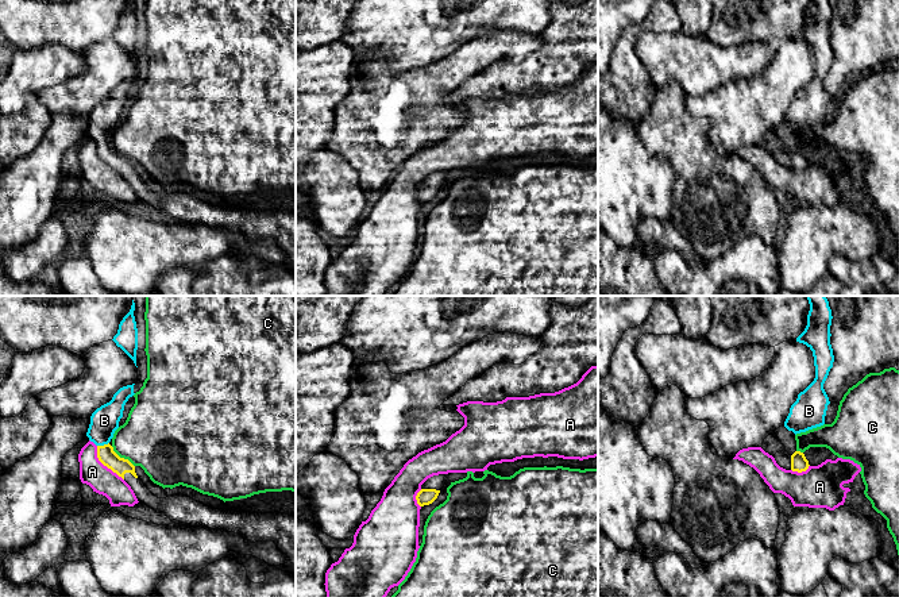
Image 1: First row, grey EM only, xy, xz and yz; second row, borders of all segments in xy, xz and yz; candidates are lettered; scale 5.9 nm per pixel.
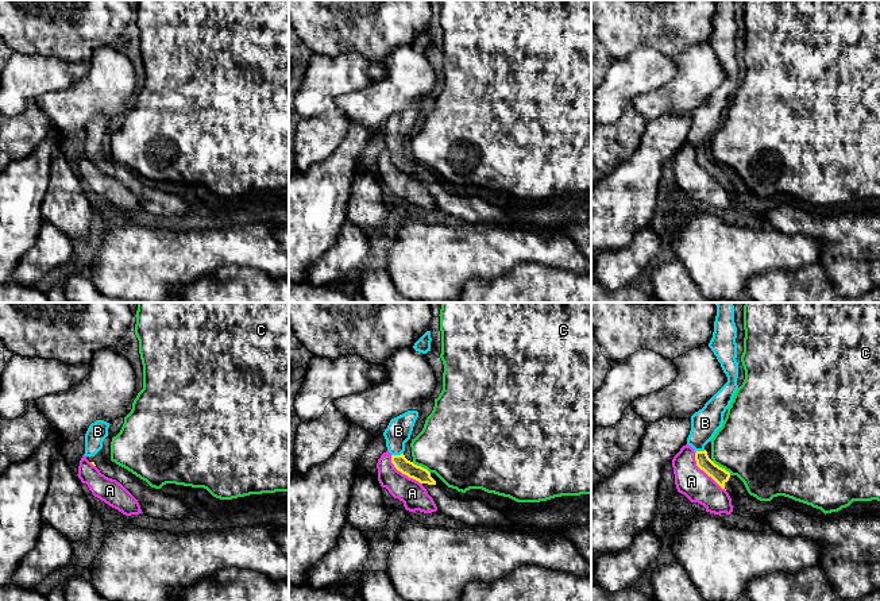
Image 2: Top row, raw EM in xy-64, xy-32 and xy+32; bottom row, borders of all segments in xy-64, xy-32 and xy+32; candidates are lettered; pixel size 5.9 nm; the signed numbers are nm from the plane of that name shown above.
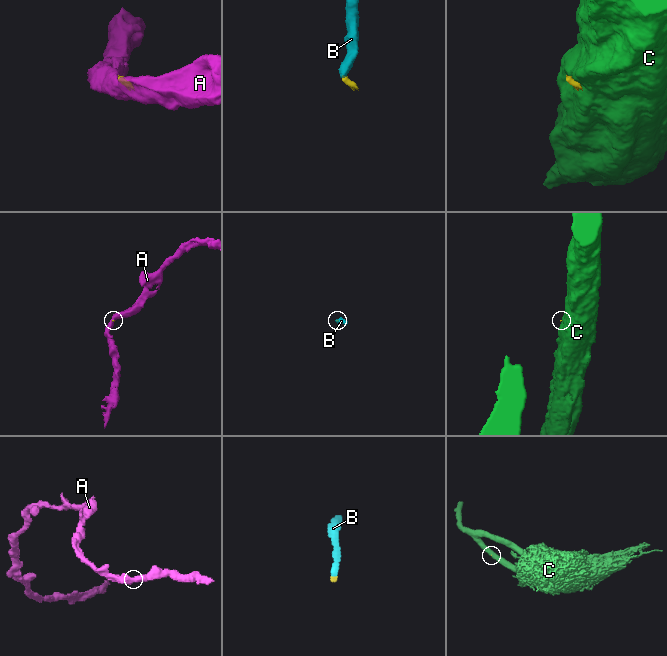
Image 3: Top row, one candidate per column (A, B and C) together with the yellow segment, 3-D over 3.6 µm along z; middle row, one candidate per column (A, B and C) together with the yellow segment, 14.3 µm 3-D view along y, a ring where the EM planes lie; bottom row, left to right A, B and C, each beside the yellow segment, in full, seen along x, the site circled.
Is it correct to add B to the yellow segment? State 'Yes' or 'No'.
Yes

